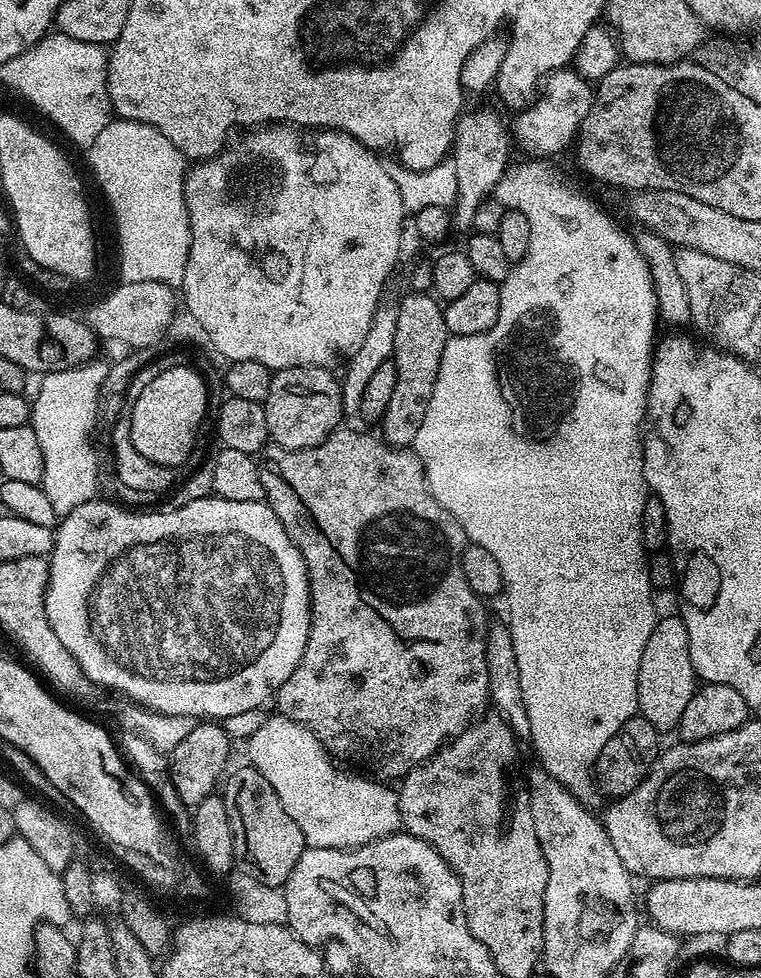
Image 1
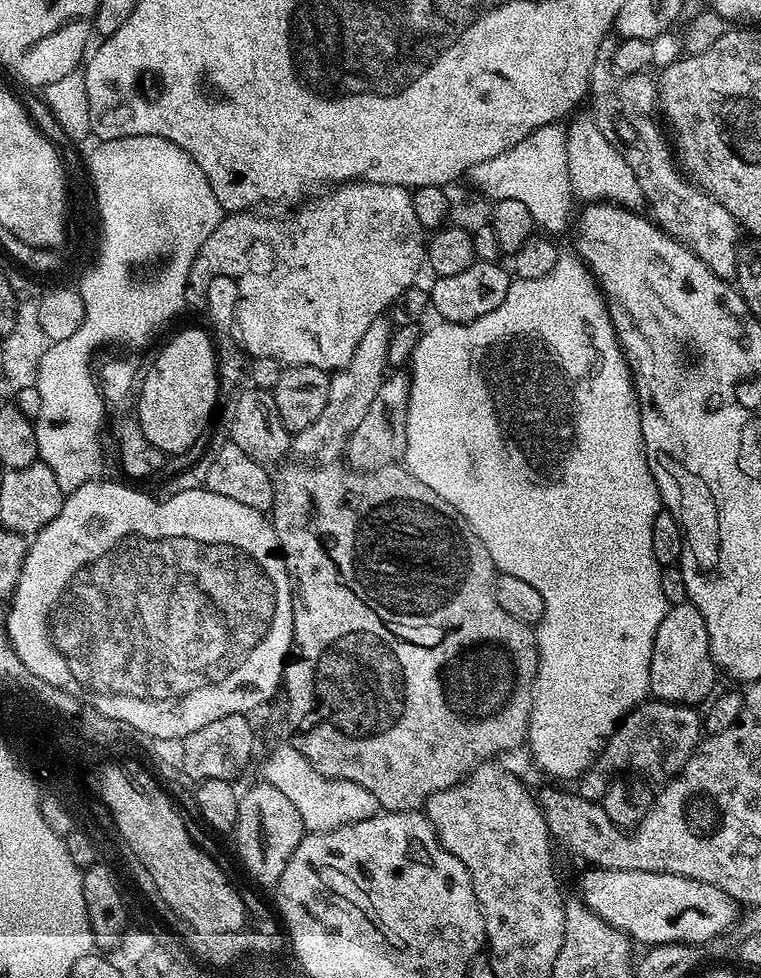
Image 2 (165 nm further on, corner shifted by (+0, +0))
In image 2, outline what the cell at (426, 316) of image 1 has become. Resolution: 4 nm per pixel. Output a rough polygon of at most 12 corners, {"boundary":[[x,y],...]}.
{"boundary":[[385,375],[346,460],[357,472],[403,461],[409,377]]}

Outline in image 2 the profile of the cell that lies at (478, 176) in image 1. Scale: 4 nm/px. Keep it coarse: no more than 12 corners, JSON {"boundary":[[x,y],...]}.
{"boundary":[[374,318],[329,379],[322,414],[291,451],[323,466],[345,455],[389,371],[393,327]]}

